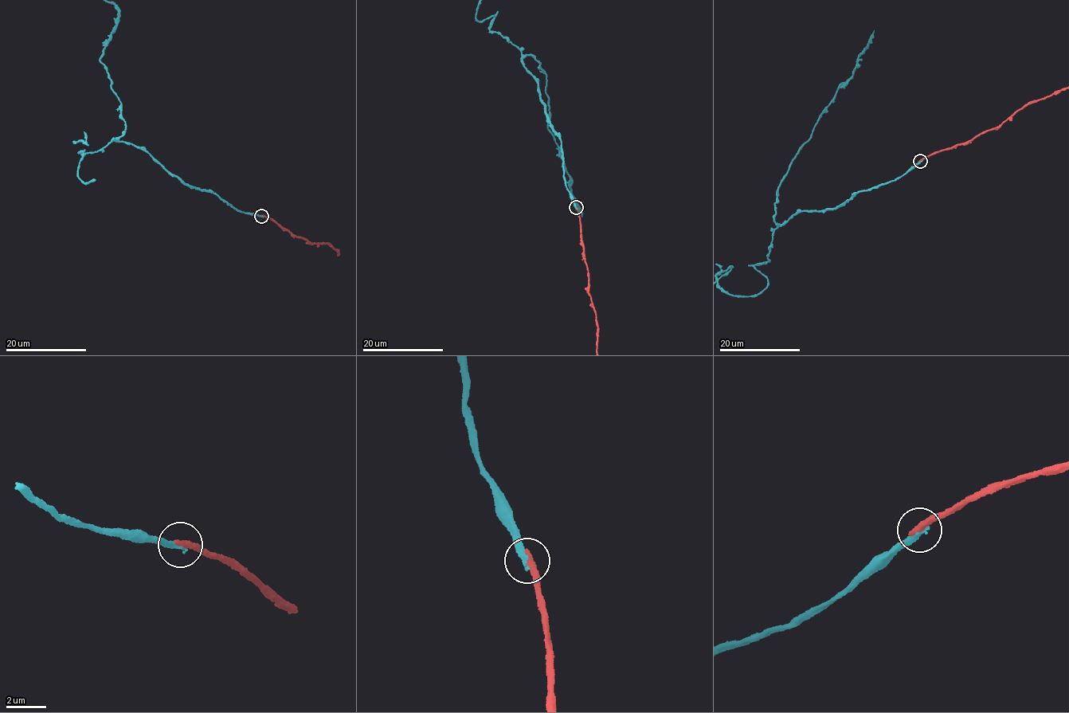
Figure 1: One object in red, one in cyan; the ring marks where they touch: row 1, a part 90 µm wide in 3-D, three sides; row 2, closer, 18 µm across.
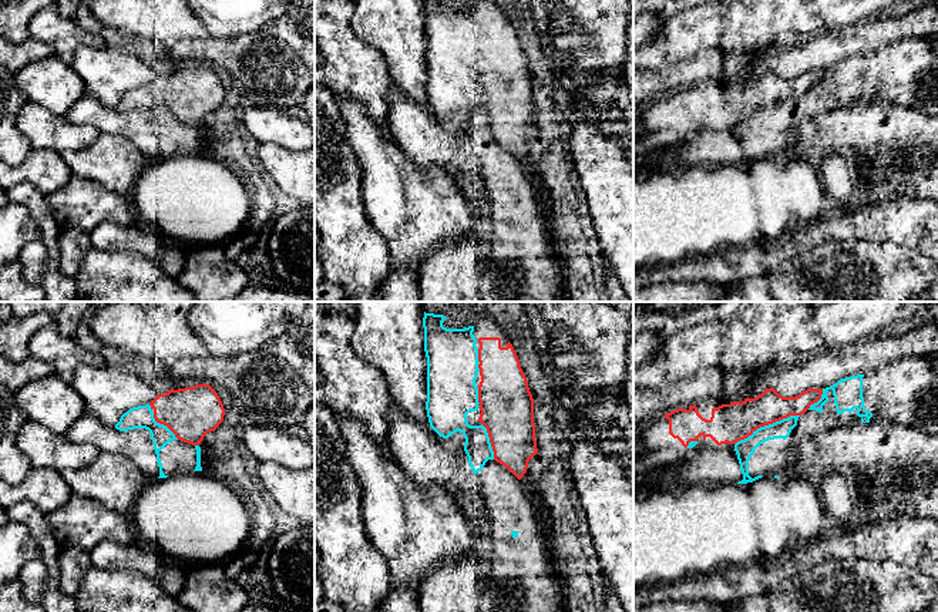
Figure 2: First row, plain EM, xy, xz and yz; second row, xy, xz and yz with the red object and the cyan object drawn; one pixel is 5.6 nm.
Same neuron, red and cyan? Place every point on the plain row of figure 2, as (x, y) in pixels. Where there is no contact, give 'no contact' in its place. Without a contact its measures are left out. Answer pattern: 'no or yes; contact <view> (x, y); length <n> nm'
yes; contact yz (766, 106); length 400 nm

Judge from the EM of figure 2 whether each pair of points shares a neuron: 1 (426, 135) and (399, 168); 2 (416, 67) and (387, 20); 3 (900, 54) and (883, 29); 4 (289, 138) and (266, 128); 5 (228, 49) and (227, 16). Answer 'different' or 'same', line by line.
1: different
2: same
3: different
4: same
5: different

